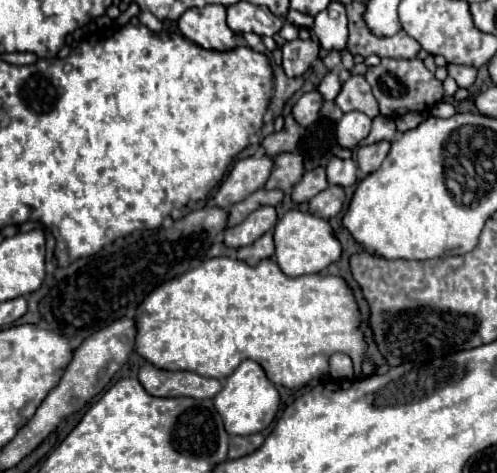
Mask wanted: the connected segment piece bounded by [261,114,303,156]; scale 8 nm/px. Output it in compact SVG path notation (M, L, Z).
M289 114L289 116L285 118L283 130L269 134L269 136L261 142L261 146L263 146L265 154L269 154L269 156L277 156L277 154L281 154L281 152L293 152L293 150L297 148L297 142L299 142L301 134L303 134L303 128L301 128L301 126L295 122L295 118Z

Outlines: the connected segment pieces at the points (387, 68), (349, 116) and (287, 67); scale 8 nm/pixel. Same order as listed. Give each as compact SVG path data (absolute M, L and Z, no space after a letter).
M383 58L379 66L373 66L365 74L367 82L373 88L373 96L381 108L383 116L399 118L407 112L427 112L427 108L435 106L443 100L443 86L441 82L429 72L423 64L423 60L395 60L395 58Z
M347 112L339 126L339 144L343 148L355 148L371 130L371 118L363 112Z
M295 38L281 46L283 50L283 70L287 76L301 76L313 60L319 56L319 44L315 40Z

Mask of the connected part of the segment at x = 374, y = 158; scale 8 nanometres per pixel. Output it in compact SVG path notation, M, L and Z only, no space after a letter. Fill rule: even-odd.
M377 142L377 144L371 144L371 146L361 146L357 150L359 170L365 176L371 174L373 170L377 170L381 166L381 162L385 160L385 156L389 154L389 146L391 146L391 142Z

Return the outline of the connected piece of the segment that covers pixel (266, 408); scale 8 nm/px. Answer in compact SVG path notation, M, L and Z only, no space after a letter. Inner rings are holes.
M245 360L231 376L223 380L221 392L215 396L215 408L223 418L227 434L249 436L265 430L275 420L275 414L279 410L279 392L257 362Z

